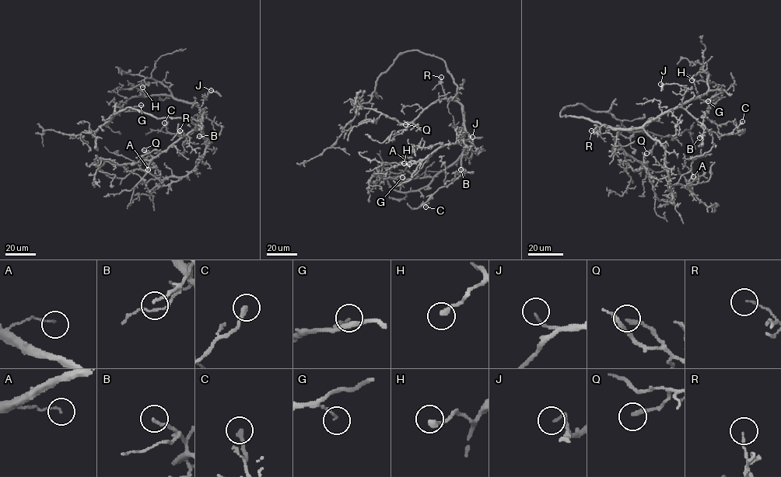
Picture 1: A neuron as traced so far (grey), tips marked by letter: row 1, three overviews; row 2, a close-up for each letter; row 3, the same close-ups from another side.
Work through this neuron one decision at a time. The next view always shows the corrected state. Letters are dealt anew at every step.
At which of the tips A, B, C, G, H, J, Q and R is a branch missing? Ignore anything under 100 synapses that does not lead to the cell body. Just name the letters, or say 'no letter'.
no letter

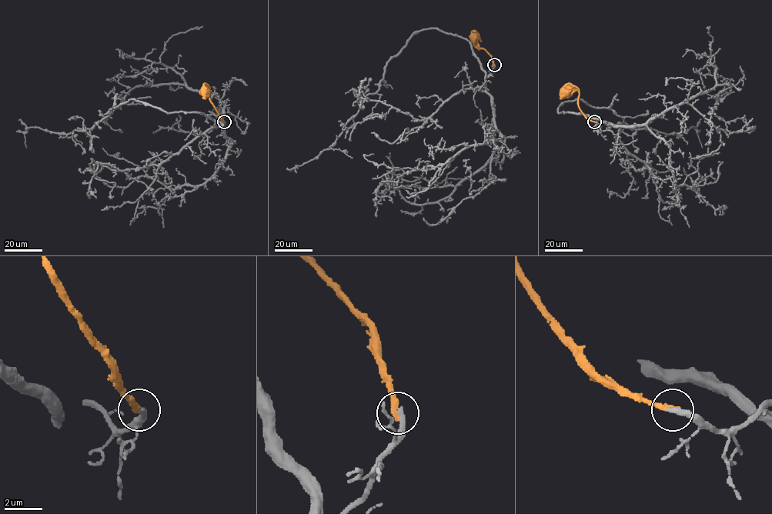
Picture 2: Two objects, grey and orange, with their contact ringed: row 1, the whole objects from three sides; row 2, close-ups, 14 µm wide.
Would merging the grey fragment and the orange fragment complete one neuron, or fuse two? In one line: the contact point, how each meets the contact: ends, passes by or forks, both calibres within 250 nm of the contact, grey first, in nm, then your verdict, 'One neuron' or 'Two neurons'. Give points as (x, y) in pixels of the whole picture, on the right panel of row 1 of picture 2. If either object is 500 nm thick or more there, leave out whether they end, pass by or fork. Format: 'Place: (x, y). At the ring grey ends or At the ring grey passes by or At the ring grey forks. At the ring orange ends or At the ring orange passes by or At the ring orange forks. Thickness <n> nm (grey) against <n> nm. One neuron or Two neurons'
Place: (594, 121). At the ring grey ends. At the ring orange ends. Thickness 320 nm (grey) against 400 nm. Two neurons

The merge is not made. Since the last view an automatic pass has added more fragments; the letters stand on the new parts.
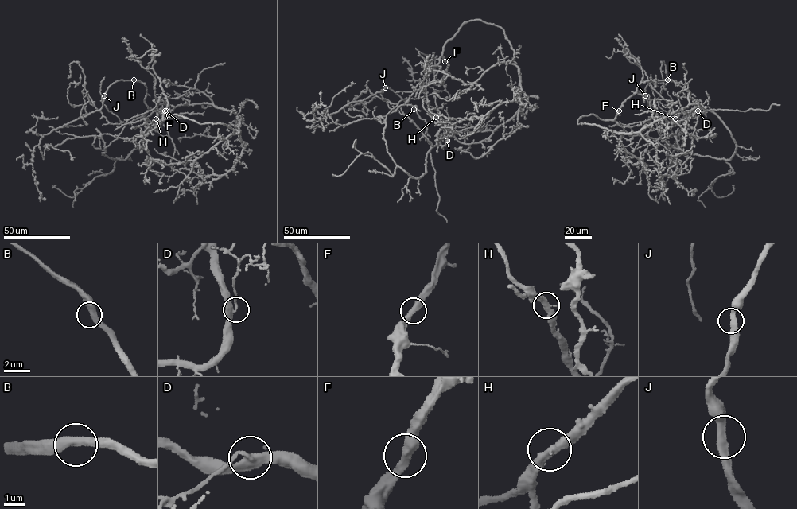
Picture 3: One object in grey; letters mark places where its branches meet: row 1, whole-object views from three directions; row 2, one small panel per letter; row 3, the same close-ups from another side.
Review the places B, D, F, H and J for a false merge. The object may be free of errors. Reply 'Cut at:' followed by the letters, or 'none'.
Cut at: D

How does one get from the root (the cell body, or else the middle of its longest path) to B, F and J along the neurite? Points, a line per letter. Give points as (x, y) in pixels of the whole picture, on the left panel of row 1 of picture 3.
B: (166, 112), (149, 108), (144, 100), (145, 86), (140, 81), (134, 79)
F: (166, 112), (160, 112), (145, 130), (142, 140), (145, 149), (145, 136), (158, 126), (165, 110)
J: (166, 112), (153, 110), (145, 105), (146, 87), (140, 81), (117, 80), (110, 86), (104, 95)

